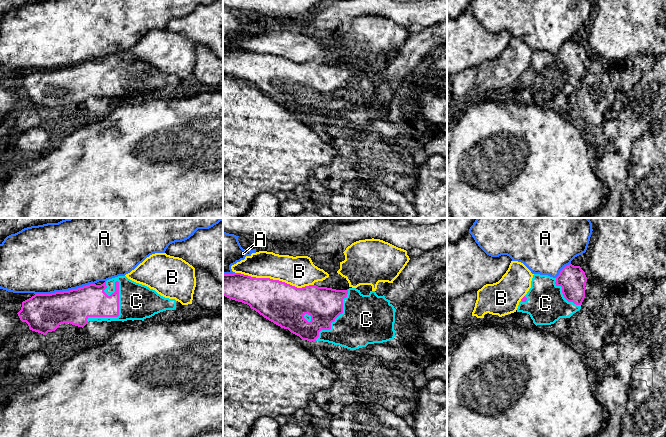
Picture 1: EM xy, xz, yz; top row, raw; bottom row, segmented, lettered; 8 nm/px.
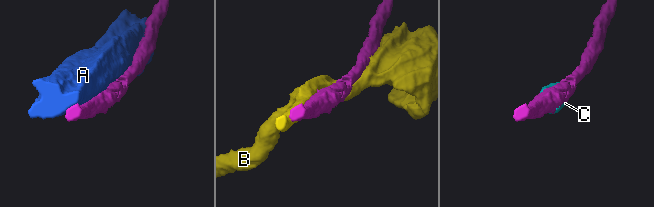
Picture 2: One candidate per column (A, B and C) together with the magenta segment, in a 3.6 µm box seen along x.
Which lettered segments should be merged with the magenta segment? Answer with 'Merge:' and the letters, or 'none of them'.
Merge: C

